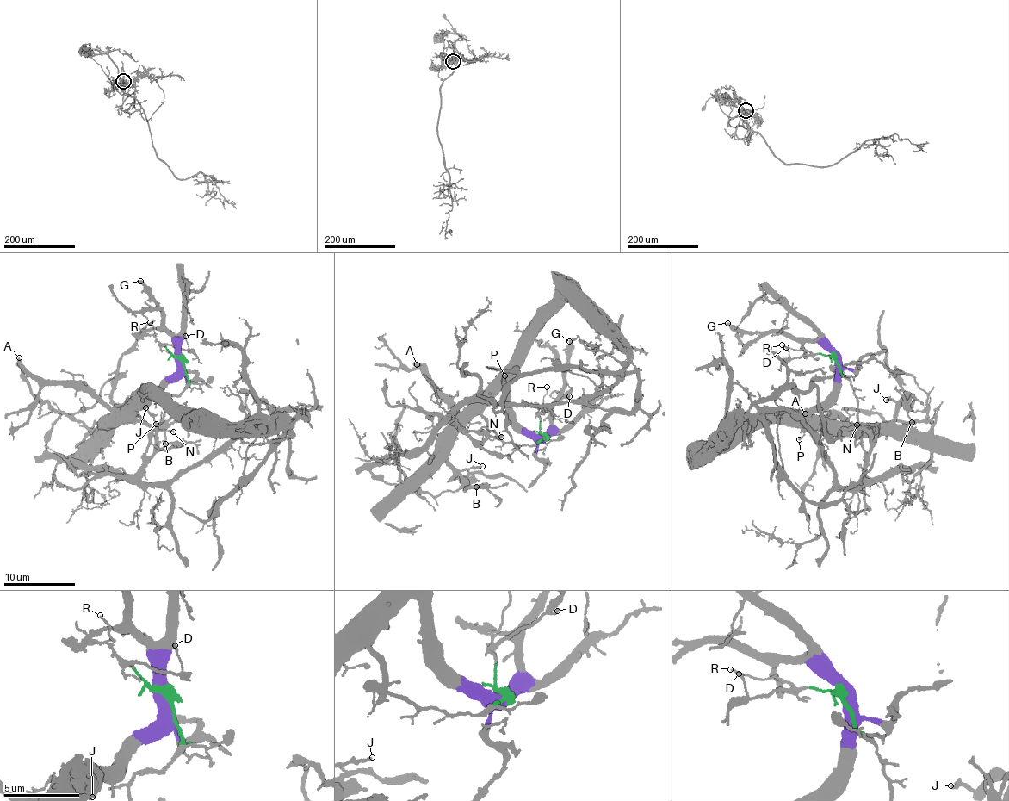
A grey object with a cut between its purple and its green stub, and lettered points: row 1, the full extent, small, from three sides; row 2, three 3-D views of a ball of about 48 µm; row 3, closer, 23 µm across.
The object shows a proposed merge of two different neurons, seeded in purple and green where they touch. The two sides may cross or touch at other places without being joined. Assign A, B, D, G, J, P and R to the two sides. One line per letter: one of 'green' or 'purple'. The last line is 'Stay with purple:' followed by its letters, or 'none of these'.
A: purple
B: purple
D: green
G: purple
J: purple
P: purple
R: green
Stay with purple: A, B, G, J, P

